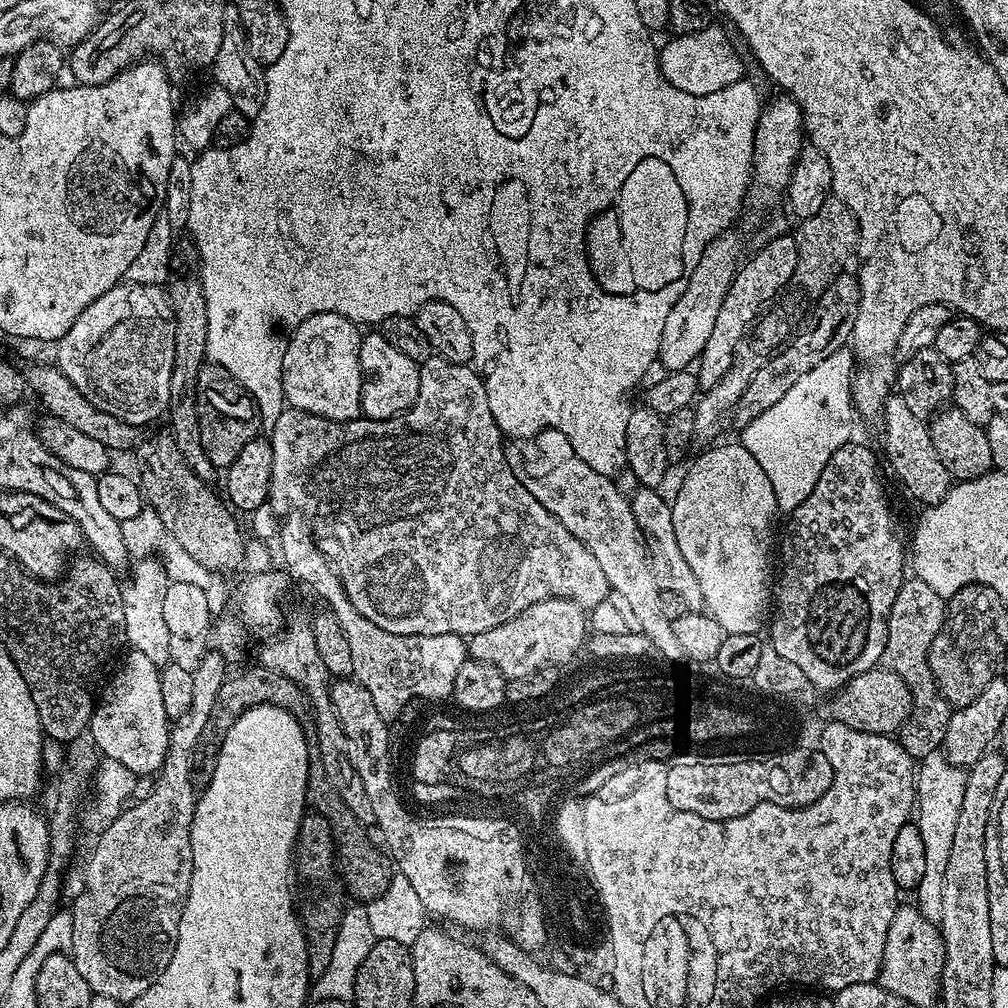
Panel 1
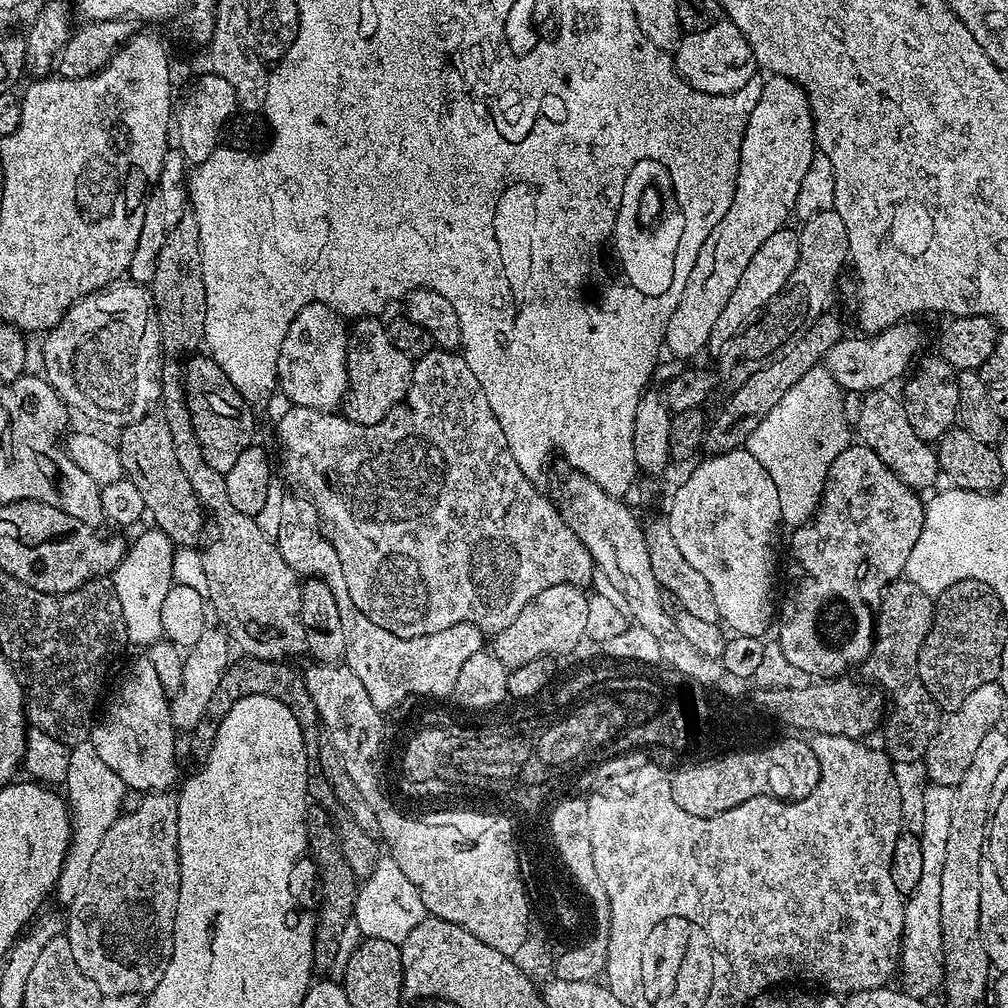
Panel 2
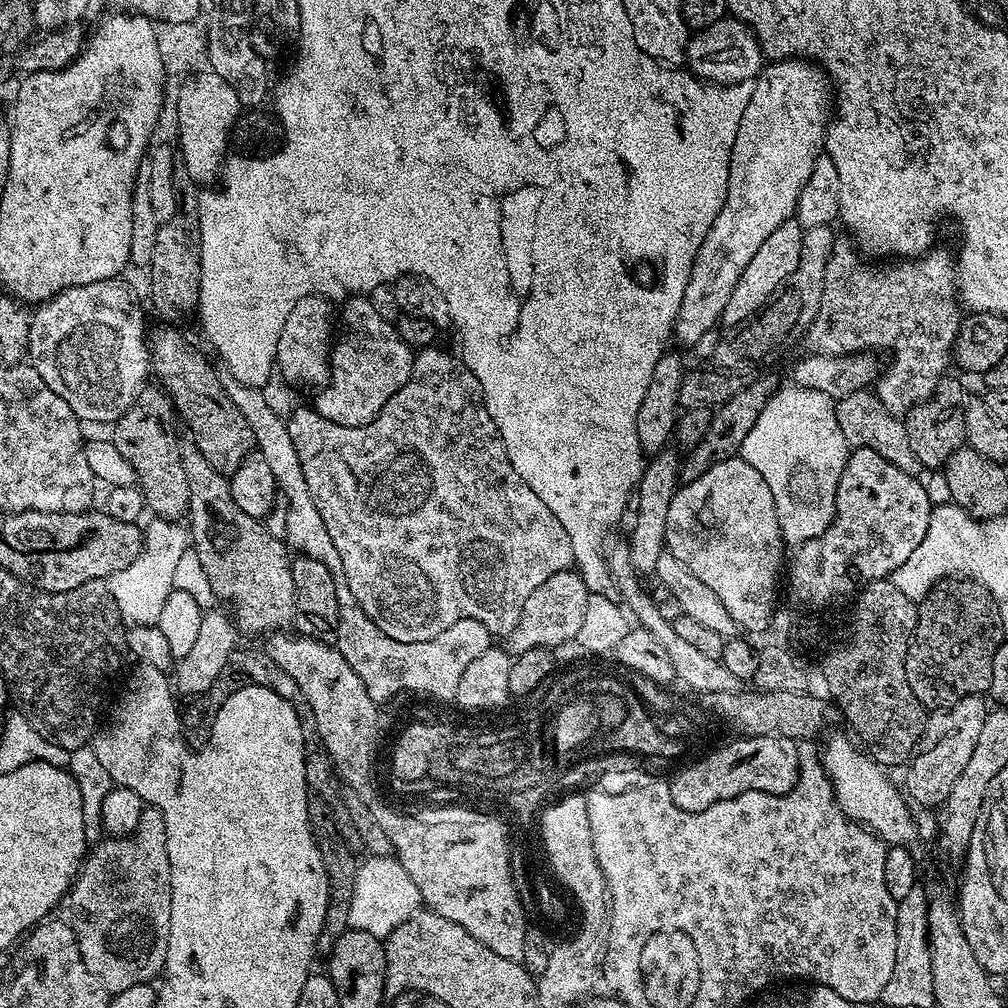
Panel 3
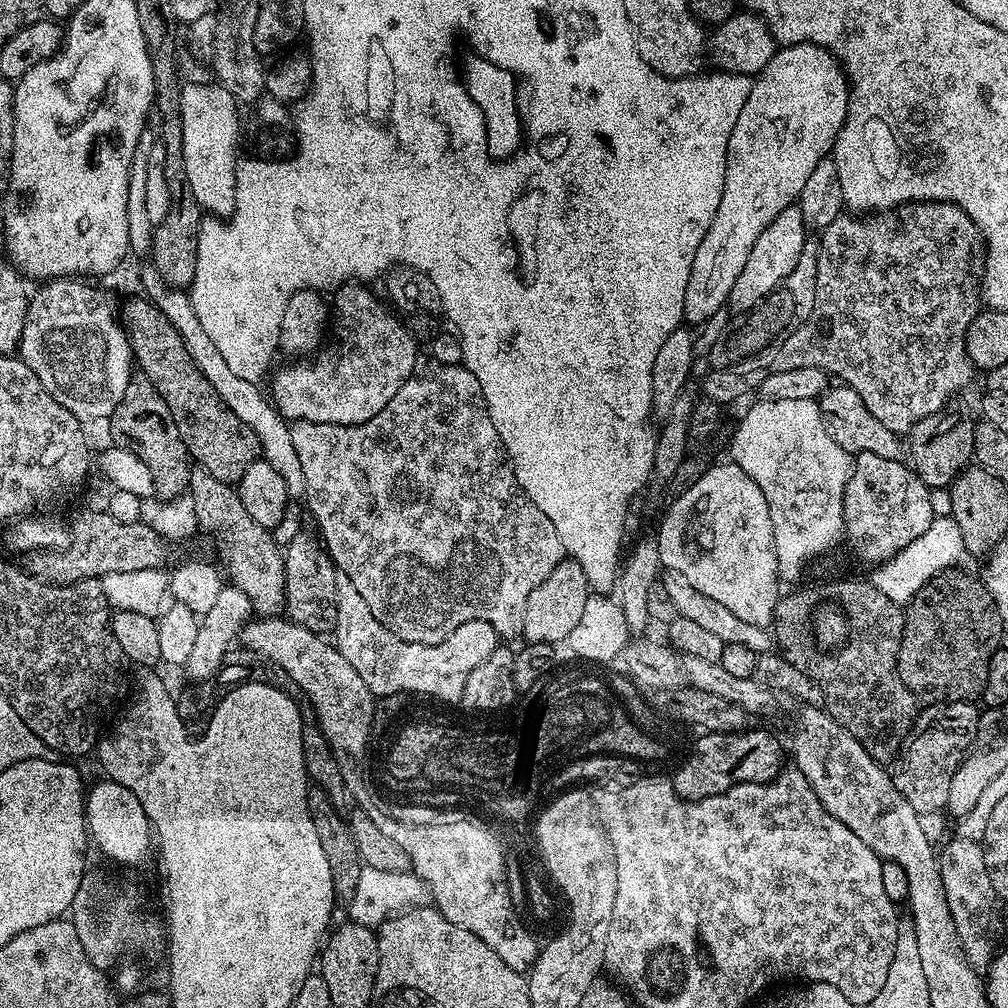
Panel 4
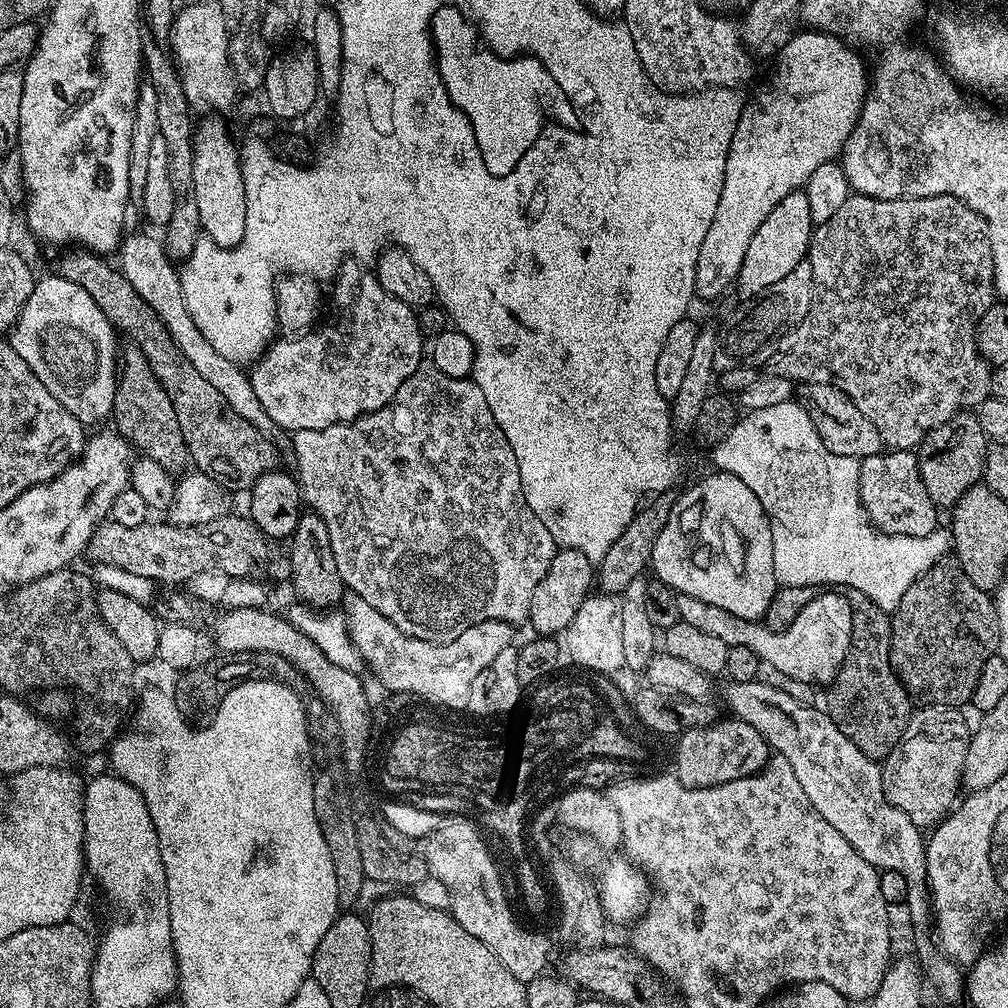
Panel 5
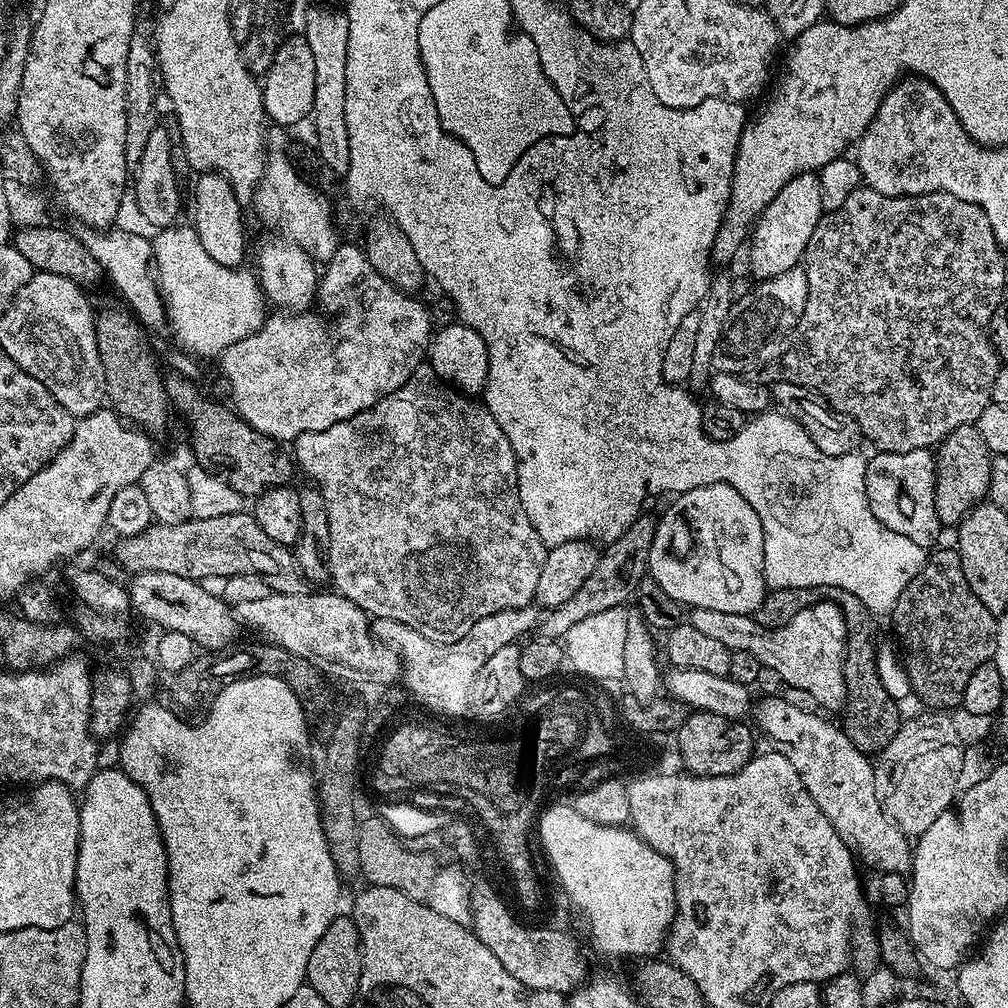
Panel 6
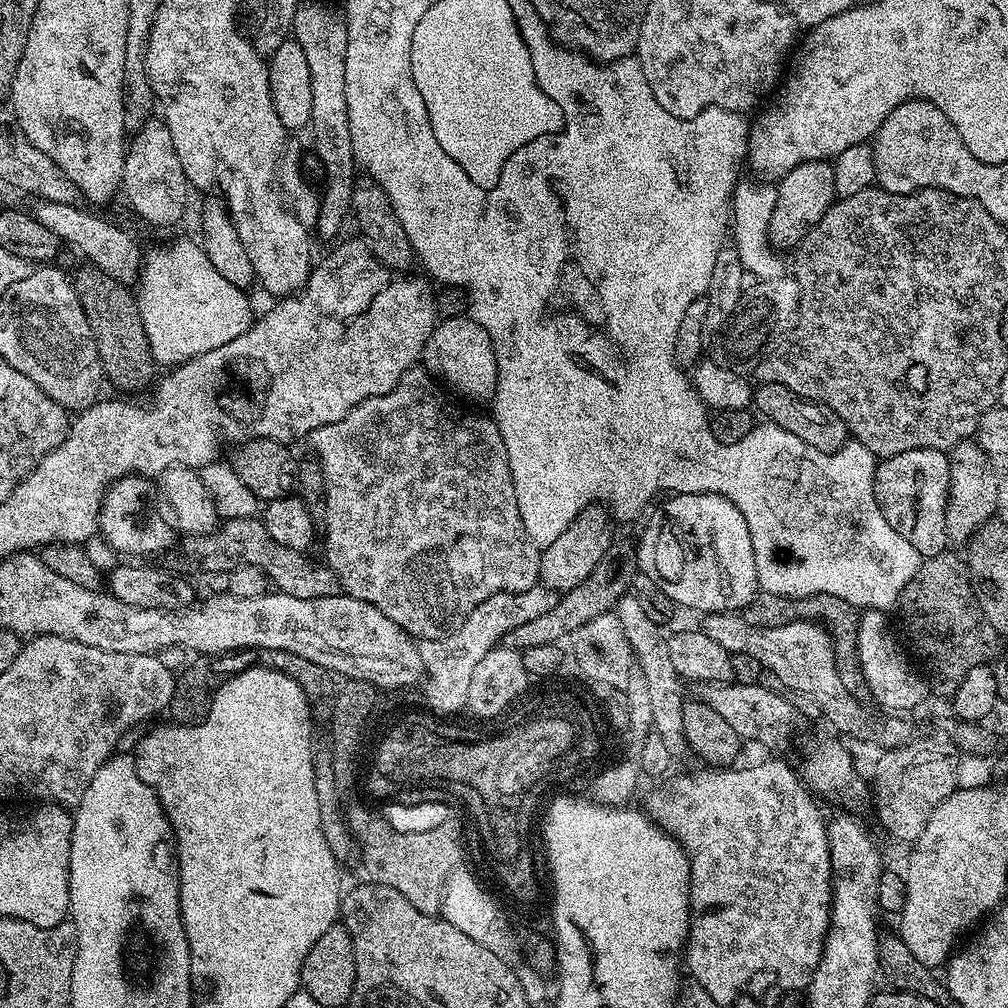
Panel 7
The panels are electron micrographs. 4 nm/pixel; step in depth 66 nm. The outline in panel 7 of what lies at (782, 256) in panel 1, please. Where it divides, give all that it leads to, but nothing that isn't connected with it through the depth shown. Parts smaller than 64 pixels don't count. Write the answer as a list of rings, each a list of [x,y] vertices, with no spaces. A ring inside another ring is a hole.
[[[826,160],[802,162],[802,166],[794,166],[794,170],[779,177],[776,192],[777,202],[774,204],[768,236],[779,249],[792,250],[837,199],[834,190],[834,163]]]

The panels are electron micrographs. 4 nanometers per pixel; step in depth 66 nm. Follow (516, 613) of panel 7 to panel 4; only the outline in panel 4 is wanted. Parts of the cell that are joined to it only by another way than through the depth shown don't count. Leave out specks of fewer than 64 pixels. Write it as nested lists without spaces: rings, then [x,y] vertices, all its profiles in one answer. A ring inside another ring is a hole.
[[[337,571],[336,577],[338,578],[338,614],[334,629],[334,643],[336,649],[342,654],[342,658],[346,658],[346,662],[350,662],[350,666],[354,666],[354,670],[358,670],[358,678],[362,678],[362,682],[366,682],[366,686],[372,692],[393,692],[400,688],[419,688],[420,691],[436,693],[437,696],[456,697],[460,688],[463,688],[464,676],[470,674],[470,670],[474,670],[474,666],[486,662],[486,658],[490,658],[490,654],[494,654],[494,650],[498,647],[498,637],[494,626],[490,626],[490,622],[481,620],[462,622],[462,626],[458,626],[458,630],[454,630],[454,634],[450,634],[437,644],[406,642],[402,638],[390,634],[390,630],[386,630],[386,626],[382,626],[382,622],[378,622],[378,618],[374,618],[374,614],[370,614],[370,606],[366,606],[362,594],[358,594],[358,590],[354,590],[354,582],[350,582],[350,578],[346,578],[346,574]]]

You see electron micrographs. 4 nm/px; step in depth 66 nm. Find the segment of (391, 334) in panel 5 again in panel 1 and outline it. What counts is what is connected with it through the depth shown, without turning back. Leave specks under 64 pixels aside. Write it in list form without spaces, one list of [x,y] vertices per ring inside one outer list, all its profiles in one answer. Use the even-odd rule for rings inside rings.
[[[379,331],[372,332],[363,337],[360,342],[360,375],[364,377],[362,382],[362,394],[360,395],[360,411],[369,420],[389,420],[395,416],[404,415],[405,410],[416,403],[418,390],[420,389],[420,364],[415,360],[406,358],[386,338],[381,336]]]

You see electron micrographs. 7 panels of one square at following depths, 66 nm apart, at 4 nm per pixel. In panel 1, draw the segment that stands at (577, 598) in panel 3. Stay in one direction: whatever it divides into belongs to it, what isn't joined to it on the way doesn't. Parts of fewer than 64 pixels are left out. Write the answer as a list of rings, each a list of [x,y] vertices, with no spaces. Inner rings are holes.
[[[550,598],[534,606],[526,606],[526,610],[502,622],[502,626],[494,626],[494,630],[474,634],[467,645],[487,664],[500,665],[508,676],[523,676],[540,664],[548,665],[548,661],[564,660],[564,657],[572,655],[572,650],[581,644],[589,632],[585,609],[566,598]]]

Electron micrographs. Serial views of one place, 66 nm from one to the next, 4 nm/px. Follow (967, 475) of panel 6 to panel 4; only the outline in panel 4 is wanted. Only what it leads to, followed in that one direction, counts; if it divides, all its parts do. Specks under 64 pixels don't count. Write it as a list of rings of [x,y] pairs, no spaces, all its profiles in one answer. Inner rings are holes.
[[[949,402],[945,404],[944,409],[935,412],[930,418],[922,418],[922,422],[912,427],[906,440],[906,448],[910,453],[910,460],[912,456],[914,471],[920,475],[920,481],[929,490],[947,489],[974,460],[974,419],[972,420],[966,405],[956,403]]]

